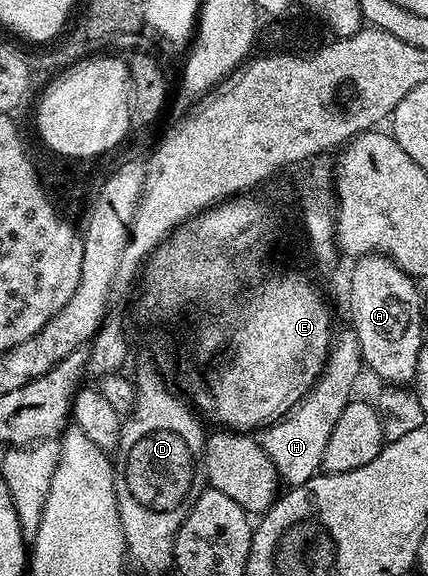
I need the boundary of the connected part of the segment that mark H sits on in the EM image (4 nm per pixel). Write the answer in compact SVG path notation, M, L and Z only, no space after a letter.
M345 328L341 335L334 337L329 344L329 355L325 366L311 387L309 394L303 396L290 408L289 413L264 427L259 441L271 464L275 464L278 479L286 487L302 486L323 470L323 452L327 452L327 440L331 440L331 428L335 420L343 416L343 408L351 401L349 394L357 377L363 371L359 340L351 328Z

